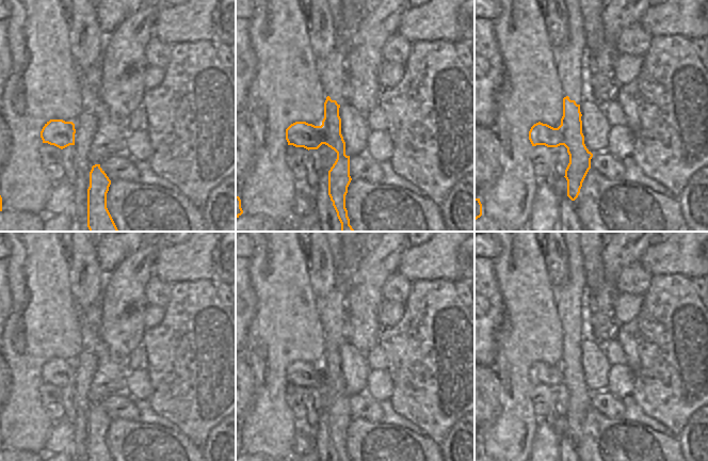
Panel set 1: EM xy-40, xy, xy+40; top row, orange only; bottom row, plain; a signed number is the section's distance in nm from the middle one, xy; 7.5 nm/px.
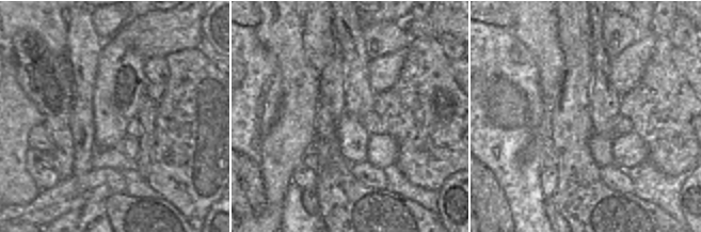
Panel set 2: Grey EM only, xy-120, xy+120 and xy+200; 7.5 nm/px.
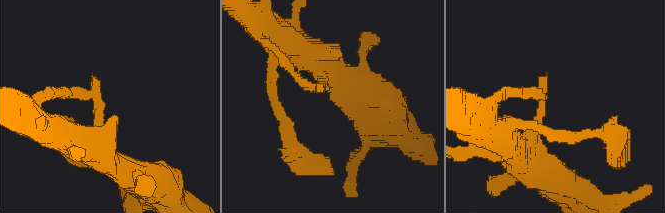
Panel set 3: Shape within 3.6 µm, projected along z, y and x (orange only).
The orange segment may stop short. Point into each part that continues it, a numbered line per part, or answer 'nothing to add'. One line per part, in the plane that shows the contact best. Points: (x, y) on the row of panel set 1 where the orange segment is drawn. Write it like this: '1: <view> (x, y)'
nothing to add

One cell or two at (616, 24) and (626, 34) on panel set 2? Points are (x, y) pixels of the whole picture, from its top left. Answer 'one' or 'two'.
one

